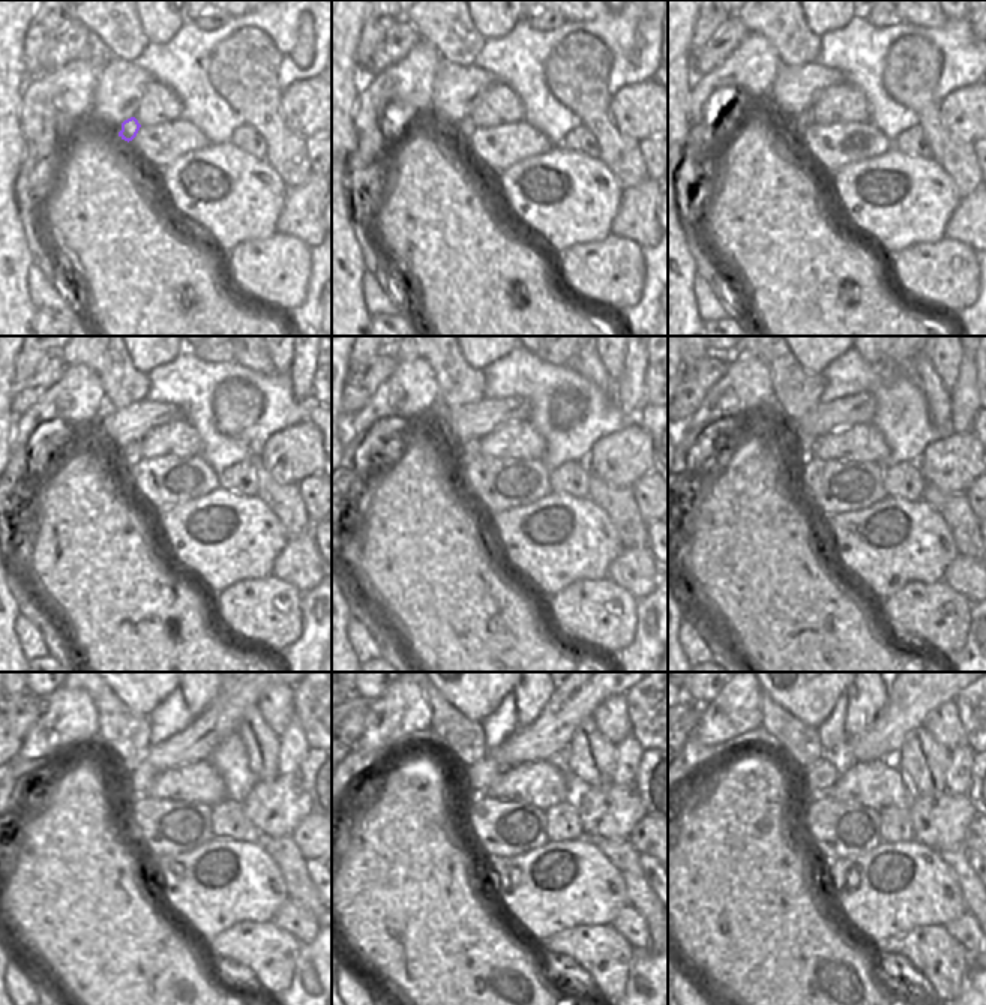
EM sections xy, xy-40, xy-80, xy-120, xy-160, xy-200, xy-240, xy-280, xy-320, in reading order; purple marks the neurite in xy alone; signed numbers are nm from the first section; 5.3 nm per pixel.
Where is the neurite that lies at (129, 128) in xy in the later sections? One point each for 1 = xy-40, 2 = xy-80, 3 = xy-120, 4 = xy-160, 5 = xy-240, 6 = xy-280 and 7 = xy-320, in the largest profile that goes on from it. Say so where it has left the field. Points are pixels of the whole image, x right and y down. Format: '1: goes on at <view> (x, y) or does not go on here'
1: goes on at xy-40 (464, 128)
2: goes on at xy-80 (805, 119)
3: goes on at xy-120 (131, 453)
4: goes on at xy-160 (470, 449)
5: goes on at xy-240 (140, 779)
6: goes on at xy-280 (477, 777)
7: goes on at xy-320 (823, 774)

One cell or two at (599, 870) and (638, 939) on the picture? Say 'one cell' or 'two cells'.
two cells

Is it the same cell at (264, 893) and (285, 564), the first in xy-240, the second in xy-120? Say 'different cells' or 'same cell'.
different cells

